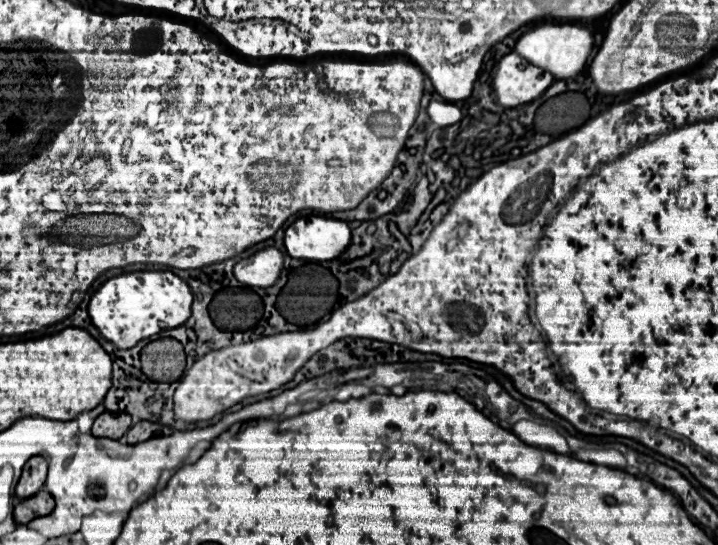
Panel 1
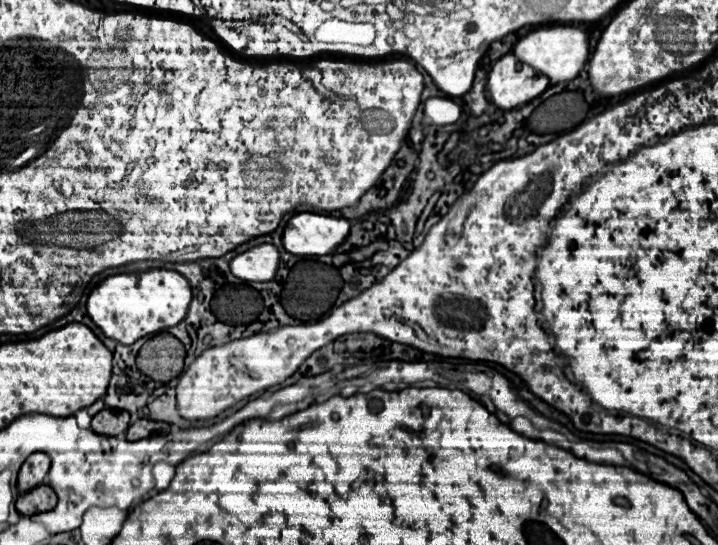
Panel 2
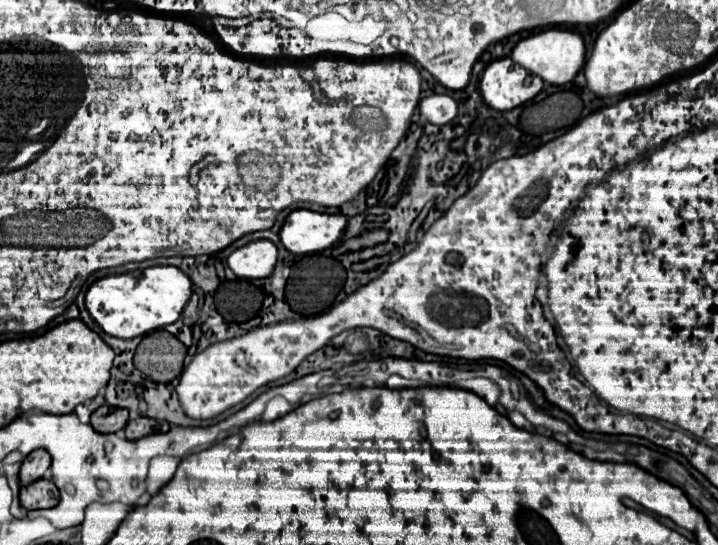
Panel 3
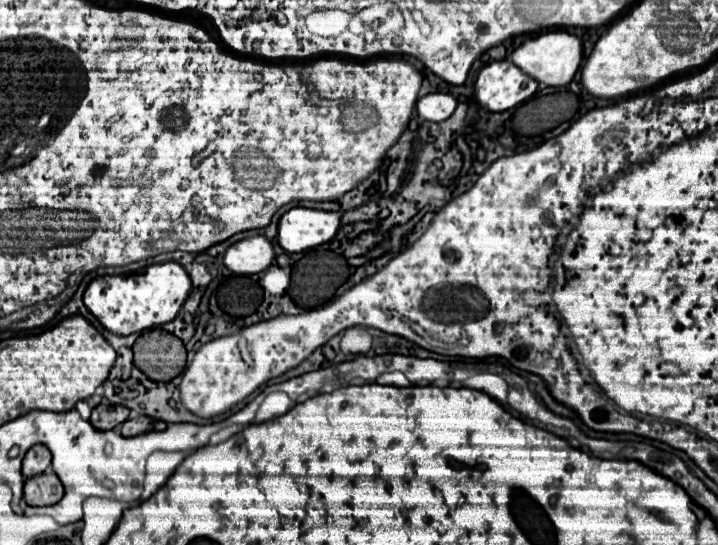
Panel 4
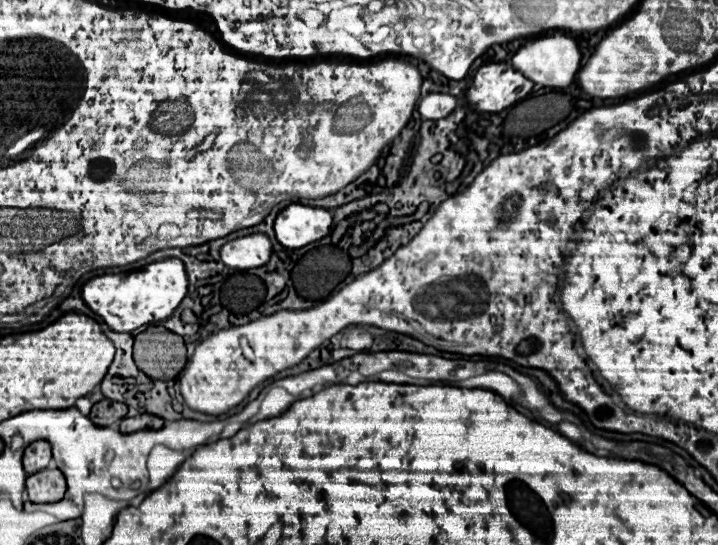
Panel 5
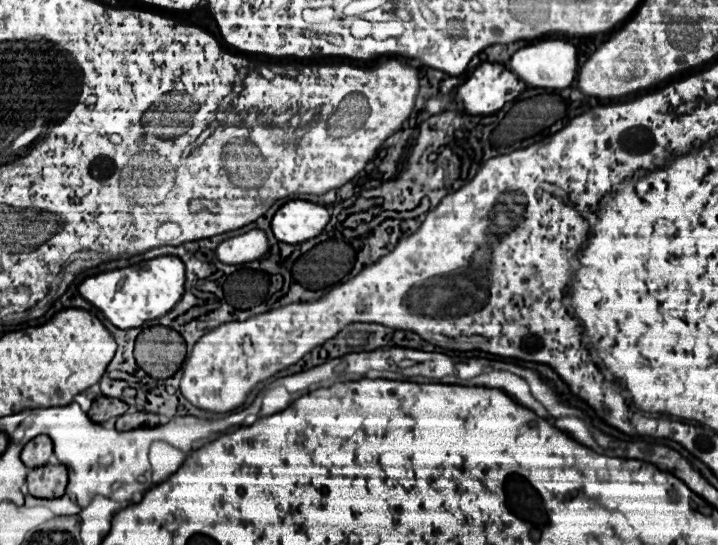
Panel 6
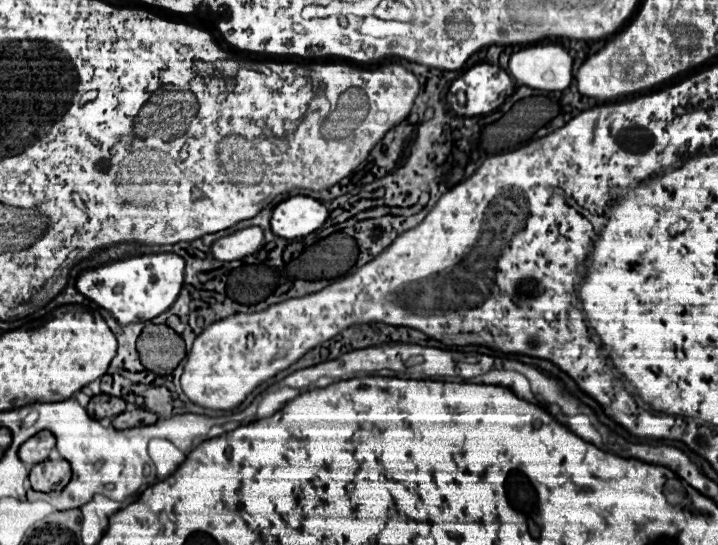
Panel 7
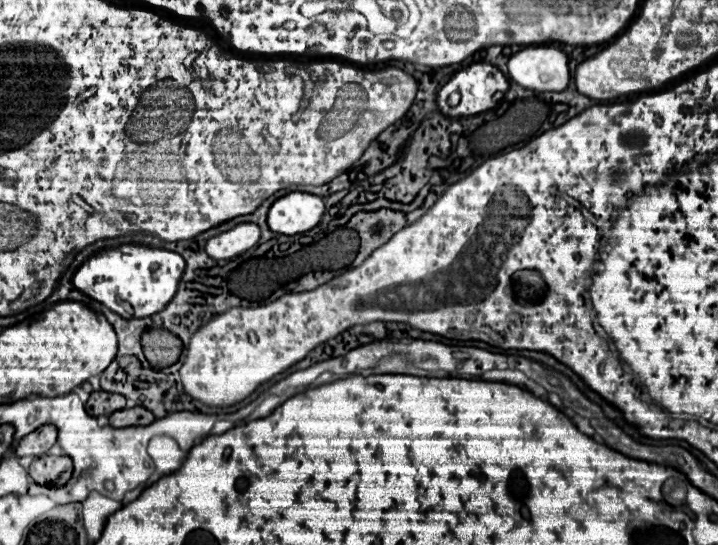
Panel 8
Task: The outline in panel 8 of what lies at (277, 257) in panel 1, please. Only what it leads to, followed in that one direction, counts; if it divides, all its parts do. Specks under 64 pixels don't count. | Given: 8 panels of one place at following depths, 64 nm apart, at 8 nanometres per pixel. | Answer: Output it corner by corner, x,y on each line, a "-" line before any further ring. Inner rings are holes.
244,222
228,232
212,236
206,242
206,254
216,260
228,260
246,252
246,248
252,248
258,240
260,240
260,228
252,222

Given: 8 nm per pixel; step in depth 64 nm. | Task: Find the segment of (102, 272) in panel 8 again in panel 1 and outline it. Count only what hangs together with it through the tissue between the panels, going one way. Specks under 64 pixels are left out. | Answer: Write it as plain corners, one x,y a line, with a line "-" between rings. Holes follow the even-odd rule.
134,271
128,274
121,274
116,278
106,280
96,294
90,298
88,314
92,318
92,324
100,330
100,334
114,342
116,348
130,348
136,346
140,340
150,338
162,330
170,330
176,326
182,326
190,318
190,306
192,306
192,292
190,286
171,271

